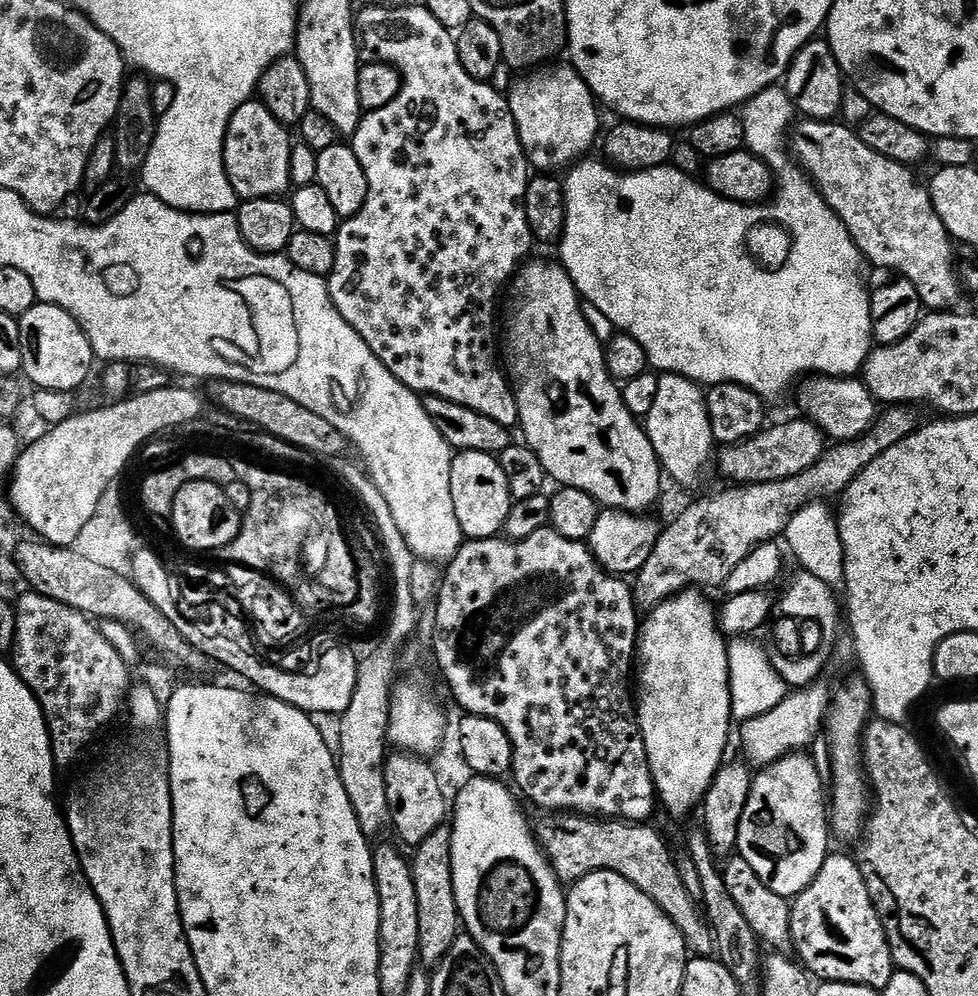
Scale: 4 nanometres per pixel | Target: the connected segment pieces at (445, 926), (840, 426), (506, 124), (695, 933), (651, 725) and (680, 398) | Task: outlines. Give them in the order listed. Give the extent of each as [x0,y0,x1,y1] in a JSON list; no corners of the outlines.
[[410,826,461,966],[795,374,878,442],[326,2,534,430],[534,812,717,957],[635,590,734,816],[646,375,714,488]]

